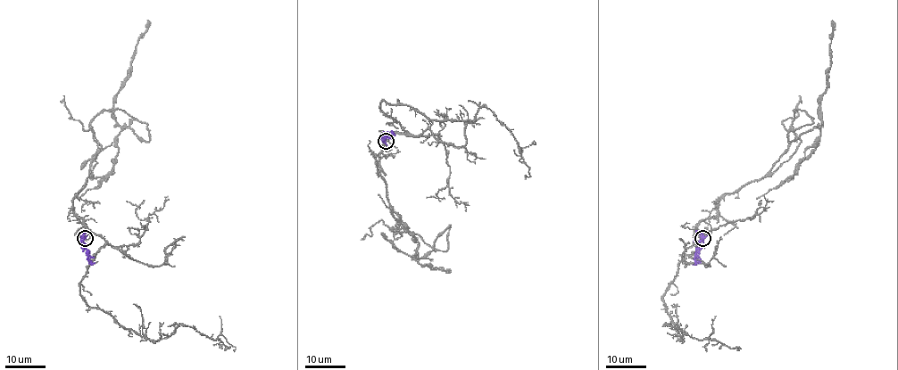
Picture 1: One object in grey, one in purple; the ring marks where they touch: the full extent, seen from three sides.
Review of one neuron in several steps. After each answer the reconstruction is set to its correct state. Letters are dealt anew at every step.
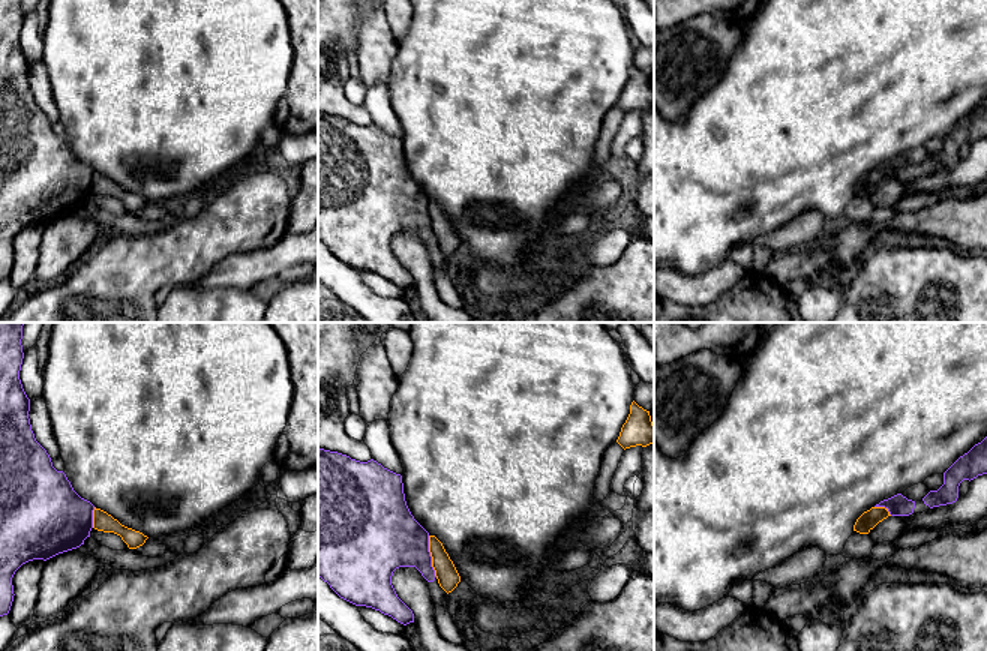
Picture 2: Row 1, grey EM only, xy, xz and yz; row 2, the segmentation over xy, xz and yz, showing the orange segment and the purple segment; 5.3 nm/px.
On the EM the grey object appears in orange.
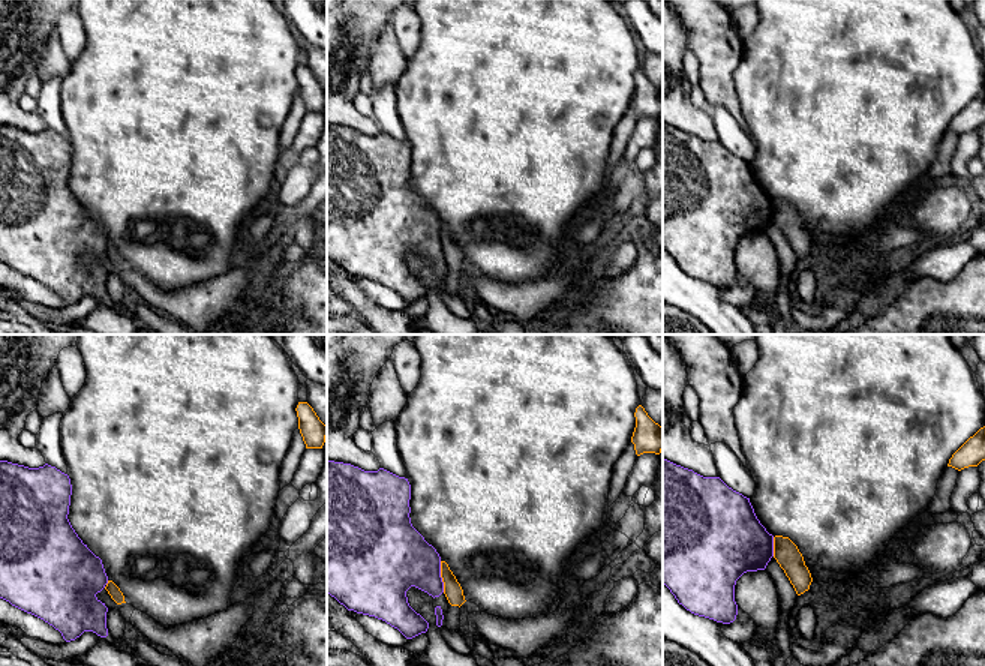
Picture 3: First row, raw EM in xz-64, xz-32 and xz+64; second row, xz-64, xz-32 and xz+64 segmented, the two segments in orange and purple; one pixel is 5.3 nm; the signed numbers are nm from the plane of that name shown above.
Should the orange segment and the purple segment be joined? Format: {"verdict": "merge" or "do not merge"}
{"verdict": "do not merge"}

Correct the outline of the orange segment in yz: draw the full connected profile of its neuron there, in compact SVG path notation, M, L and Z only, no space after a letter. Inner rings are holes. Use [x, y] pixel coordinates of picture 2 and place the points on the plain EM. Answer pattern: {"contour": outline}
{"contour": "M872 171L870 174L864 176L855 186L854 195L860 198L868 198L879 186L886 183L890 178L888 172L885 171Z"}

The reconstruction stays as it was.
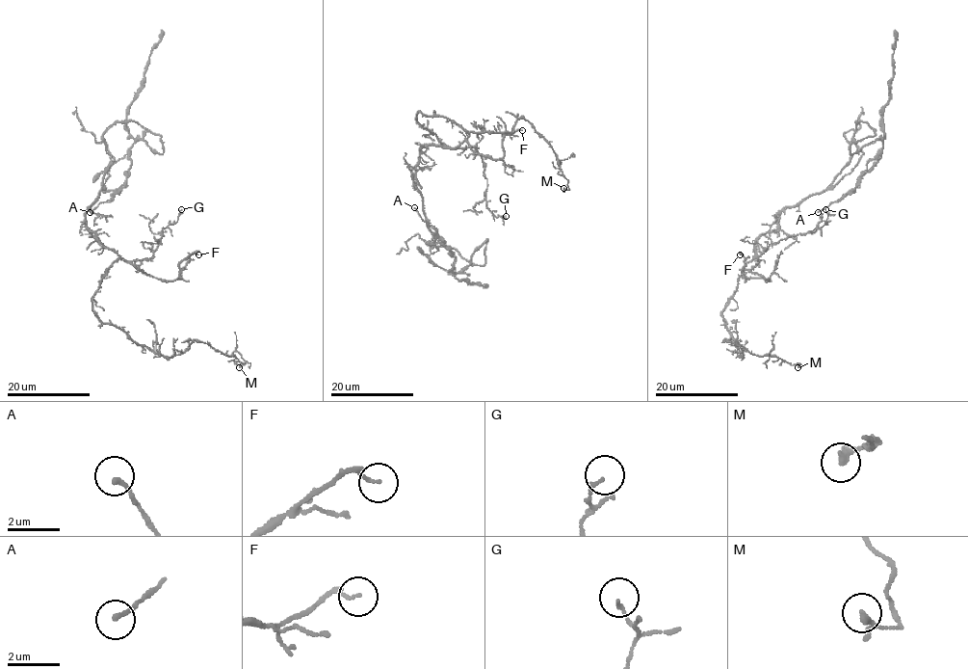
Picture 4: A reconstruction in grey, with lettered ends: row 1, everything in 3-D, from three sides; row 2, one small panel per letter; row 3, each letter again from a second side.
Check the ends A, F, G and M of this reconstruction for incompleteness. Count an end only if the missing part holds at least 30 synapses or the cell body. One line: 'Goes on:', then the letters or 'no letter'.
Goes on: no letter

